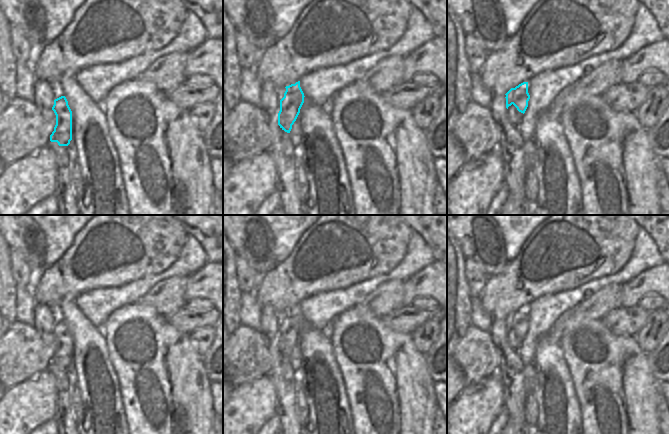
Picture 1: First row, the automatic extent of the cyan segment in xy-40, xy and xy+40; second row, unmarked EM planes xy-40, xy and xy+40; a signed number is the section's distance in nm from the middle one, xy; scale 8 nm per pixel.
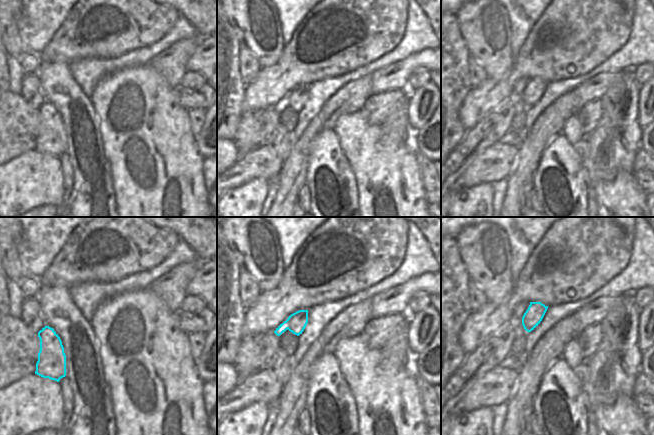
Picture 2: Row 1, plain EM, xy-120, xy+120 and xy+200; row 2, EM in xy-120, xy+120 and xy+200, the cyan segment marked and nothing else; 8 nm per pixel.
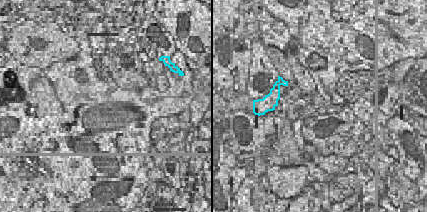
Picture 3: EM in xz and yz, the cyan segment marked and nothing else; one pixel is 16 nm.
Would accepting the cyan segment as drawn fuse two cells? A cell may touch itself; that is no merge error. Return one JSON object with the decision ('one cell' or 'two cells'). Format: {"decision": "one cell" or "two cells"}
{"decision": "one cell"}

